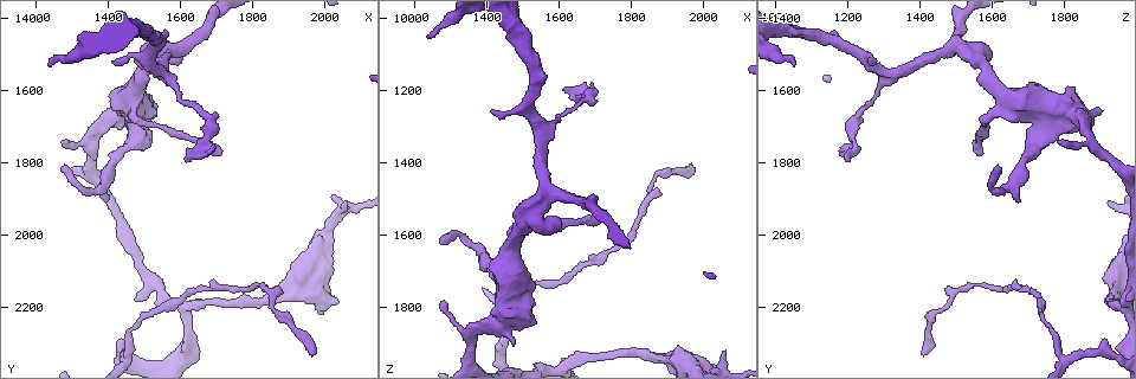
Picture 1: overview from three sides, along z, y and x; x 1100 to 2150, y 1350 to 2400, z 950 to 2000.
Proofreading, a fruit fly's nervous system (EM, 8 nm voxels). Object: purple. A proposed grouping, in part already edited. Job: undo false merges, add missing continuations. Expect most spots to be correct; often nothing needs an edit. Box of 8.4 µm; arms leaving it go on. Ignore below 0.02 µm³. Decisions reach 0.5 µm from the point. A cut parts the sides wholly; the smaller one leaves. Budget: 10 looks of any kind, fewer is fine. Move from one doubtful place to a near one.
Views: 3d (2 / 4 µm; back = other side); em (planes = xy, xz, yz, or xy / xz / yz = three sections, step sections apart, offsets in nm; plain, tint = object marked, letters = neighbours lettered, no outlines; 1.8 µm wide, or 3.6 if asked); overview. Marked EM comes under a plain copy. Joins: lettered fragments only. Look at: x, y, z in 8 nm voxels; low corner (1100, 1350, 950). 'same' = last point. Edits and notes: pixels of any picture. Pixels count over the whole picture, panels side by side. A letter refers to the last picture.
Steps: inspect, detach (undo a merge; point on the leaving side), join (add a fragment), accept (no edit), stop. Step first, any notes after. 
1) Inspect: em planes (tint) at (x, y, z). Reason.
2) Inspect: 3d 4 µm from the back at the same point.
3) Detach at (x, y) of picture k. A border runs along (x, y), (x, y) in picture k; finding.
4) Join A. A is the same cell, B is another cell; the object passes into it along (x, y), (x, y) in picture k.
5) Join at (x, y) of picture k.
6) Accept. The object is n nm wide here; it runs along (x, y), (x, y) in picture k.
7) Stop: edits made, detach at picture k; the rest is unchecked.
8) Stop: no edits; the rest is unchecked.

Inspect: em yz step 4 (letters) at (1280, 1810, 1615). An open end.

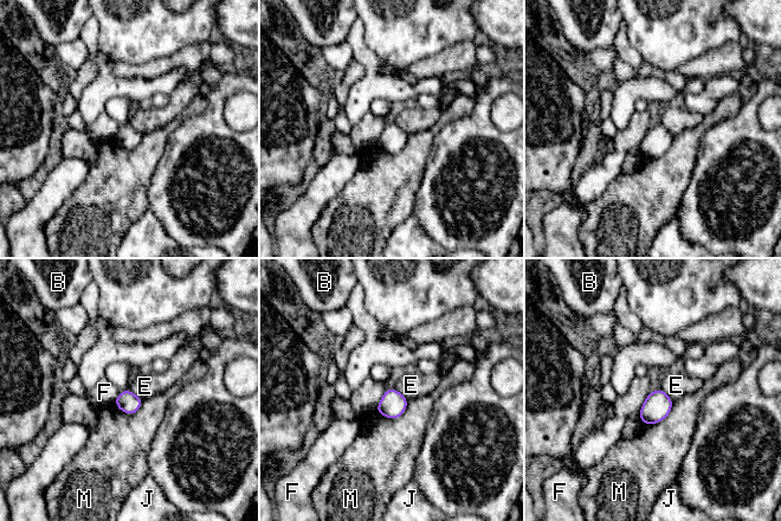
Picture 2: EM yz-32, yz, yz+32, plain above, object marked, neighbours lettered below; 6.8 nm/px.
Accept. The longest contact is with M, 280 nm; B, E, F, J and M are other cells; none of them fits.

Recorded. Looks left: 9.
Inspect: em xz step 8 (tint) at (1450, 2350, 1815). Abrupt turn.

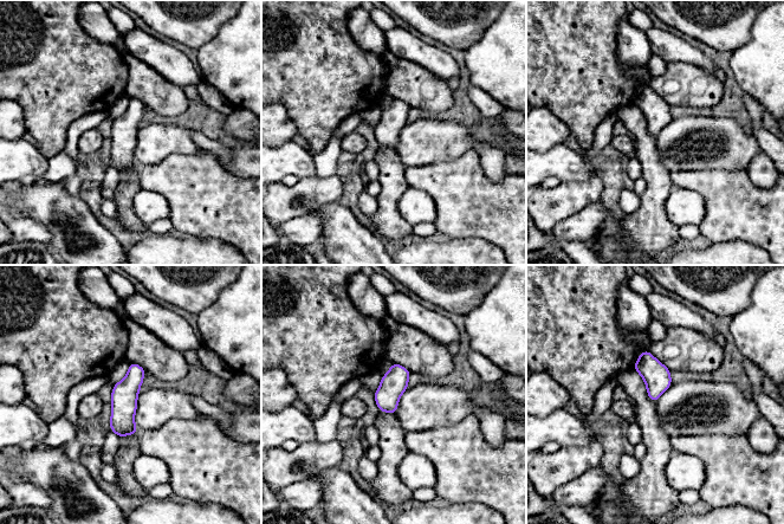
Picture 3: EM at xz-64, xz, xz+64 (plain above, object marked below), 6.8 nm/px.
Inspect: em planes (letters) at the same point.

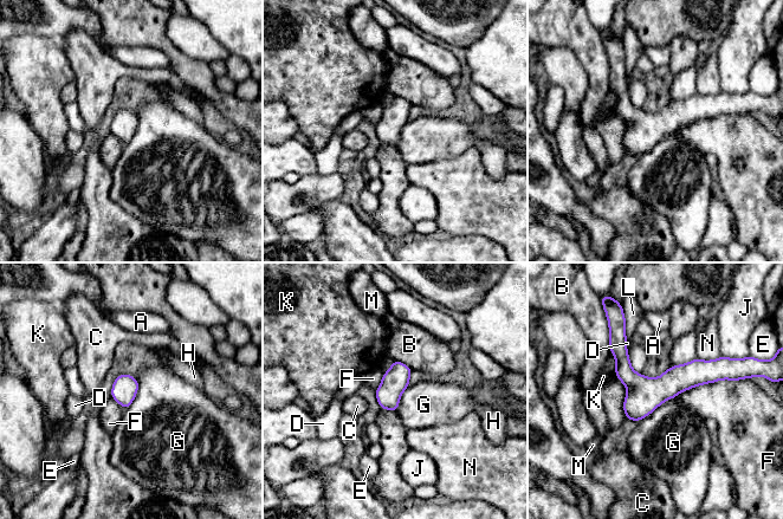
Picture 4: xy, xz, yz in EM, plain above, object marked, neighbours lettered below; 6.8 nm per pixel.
Accept. A, B, C, D, E, F, G, H, J, K, L, M and N are other cells; a border runs along (675, 396), (665, 400), (636, 422) in picture 4; continuous, no second cell.

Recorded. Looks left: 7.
Inspect: 3d 4 µm from the back at (2060, 1915, 1930). Branch stops here.

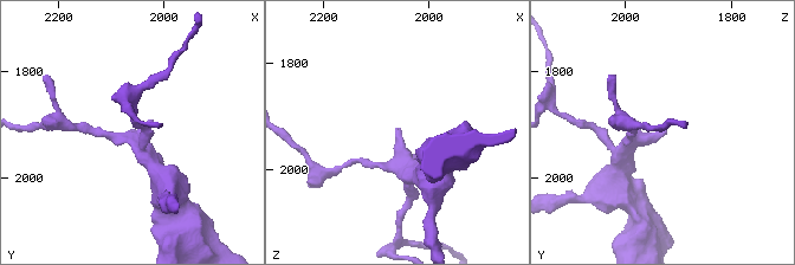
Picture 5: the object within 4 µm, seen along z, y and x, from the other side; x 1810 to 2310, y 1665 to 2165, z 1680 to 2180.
Inspect: em 3.6 µm planes (letters) at (2065, 1915, 1930). Need the tissue.

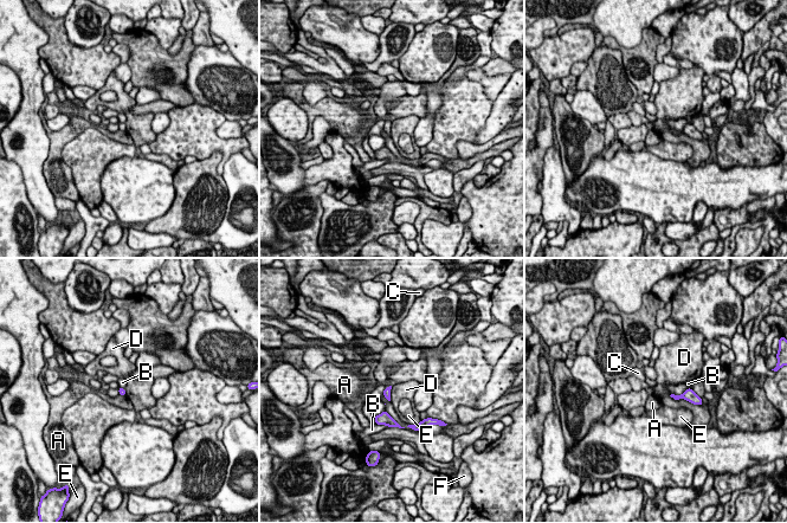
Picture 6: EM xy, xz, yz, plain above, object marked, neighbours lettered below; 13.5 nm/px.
Accept. A, B, C, D, E and F are other cells; a border runs along (669, 395), (695, 405) in picture 6; no lettered fragment goes on from it.

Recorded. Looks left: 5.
Inspect: 3d 2 µm at (1610, 1790, 1200). Long arm stops here.

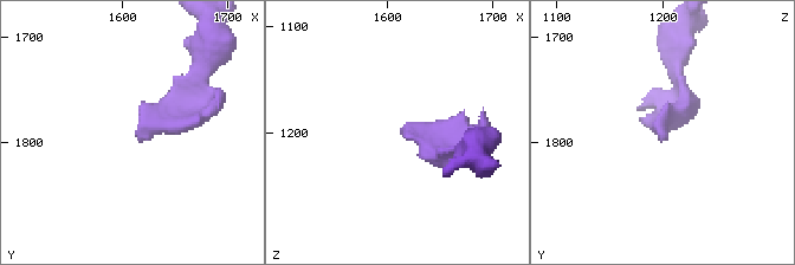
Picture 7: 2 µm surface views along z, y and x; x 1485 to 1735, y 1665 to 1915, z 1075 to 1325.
Inspect: em xy step 8 (tint) at (1612, 1792, 1200). Need the tissue.

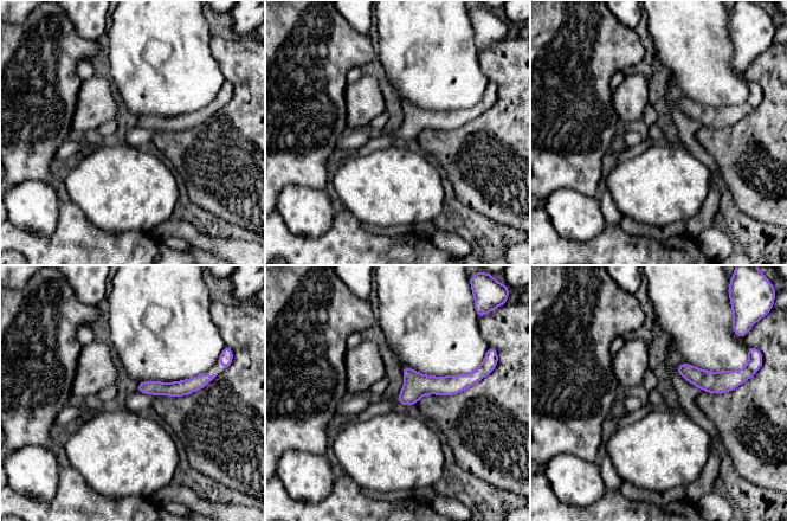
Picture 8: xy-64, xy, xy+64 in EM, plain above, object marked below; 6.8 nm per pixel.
Inspect: em xy step 8 (letters) at the same point.

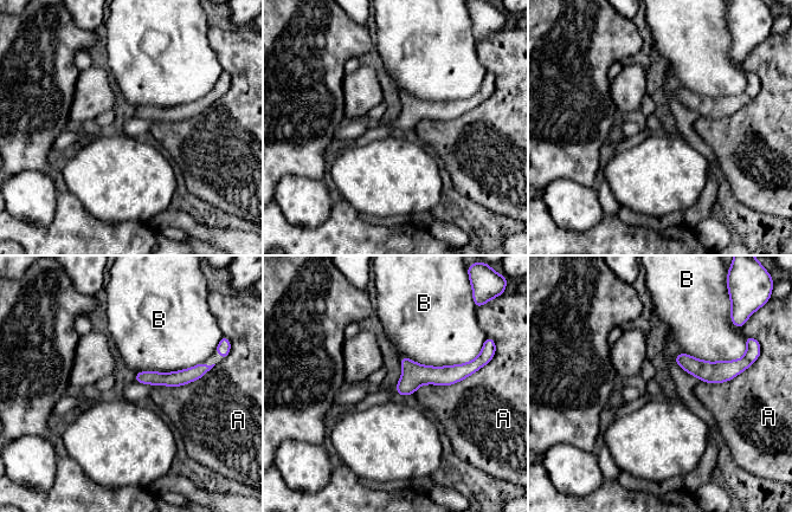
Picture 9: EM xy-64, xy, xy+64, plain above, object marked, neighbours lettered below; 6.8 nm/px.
Accept. A and B are other cells; it runs along (464, 370), (416, 375), (399, 388) in picture 9; none of them fits.

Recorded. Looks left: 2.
Stop: no edits; the rest is unchecked.

